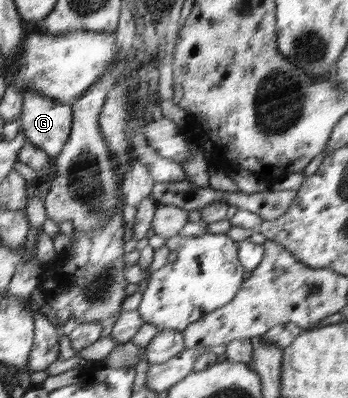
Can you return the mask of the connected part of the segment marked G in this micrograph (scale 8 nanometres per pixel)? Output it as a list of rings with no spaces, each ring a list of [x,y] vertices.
[[[22,87],[21,94],[24,96],[21,110],[22,135],[26,136],[26,142],[42,149],[47,155],[55,158],[66,146],[70,136],[70,122],[73,122],[70,104],[61,103],[53,98],[46,98],[42,93],[28,87]]]

